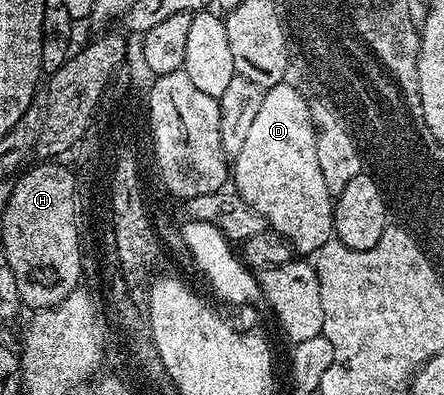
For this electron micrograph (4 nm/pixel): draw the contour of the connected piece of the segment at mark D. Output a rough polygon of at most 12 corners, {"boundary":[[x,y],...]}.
{"boundary":[[274,84],[233,188],[313,254],[333,239],[333,197],[305,97]]}

